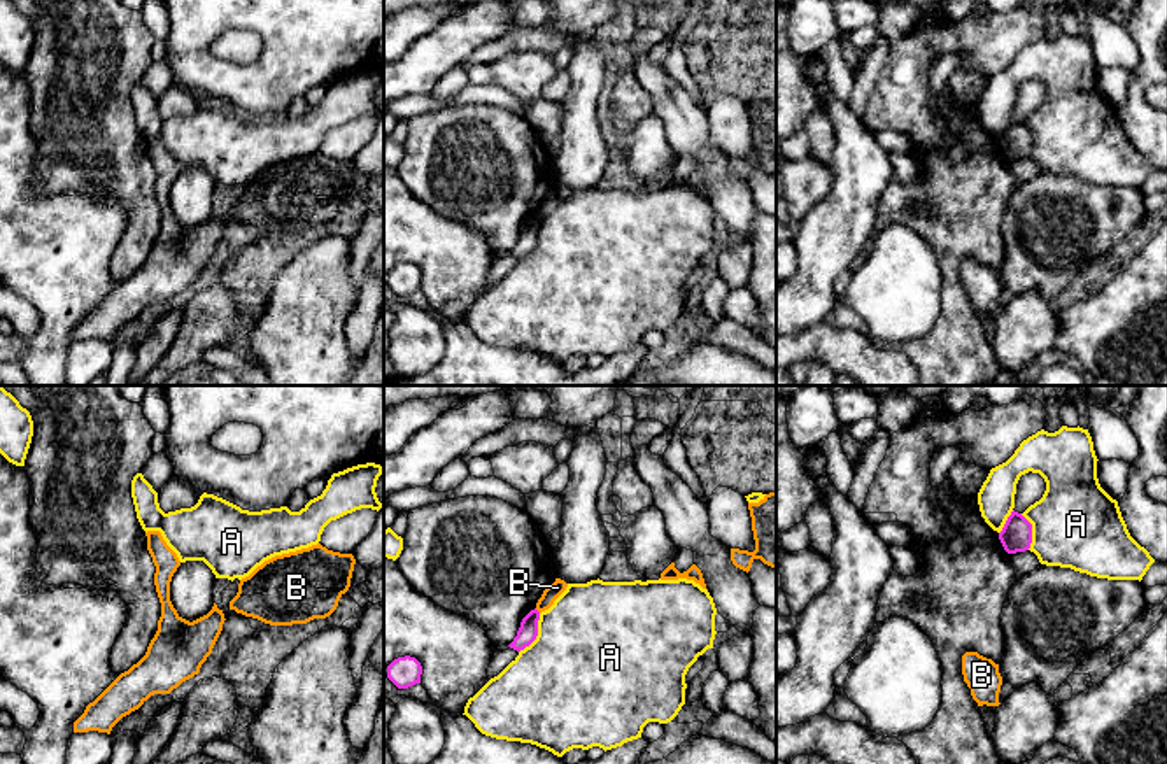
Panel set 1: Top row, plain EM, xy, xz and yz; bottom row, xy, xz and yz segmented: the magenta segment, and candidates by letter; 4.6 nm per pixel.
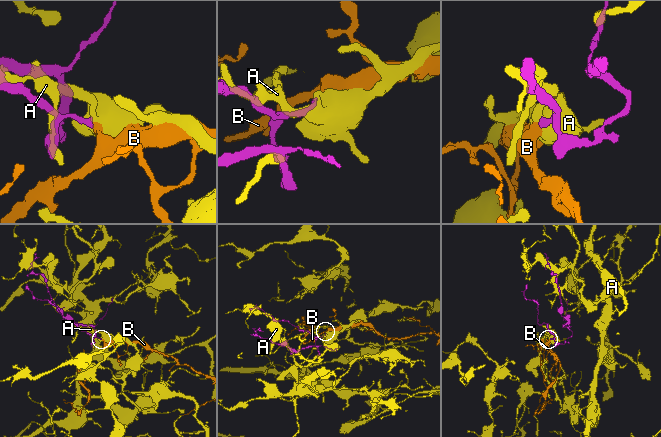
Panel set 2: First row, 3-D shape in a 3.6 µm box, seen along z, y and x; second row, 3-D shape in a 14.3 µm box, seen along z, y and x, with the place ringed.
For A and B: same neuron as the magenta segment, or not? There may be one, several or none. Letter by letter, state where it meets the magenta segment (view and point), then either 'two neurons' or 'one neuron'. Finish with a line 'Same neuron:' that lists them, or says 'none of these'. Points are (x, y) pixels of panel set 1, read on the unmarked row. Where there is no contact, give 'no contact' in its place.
A: meets magenta in xz at (537, 242); two neurons
B: meets magenta in xz at (537, 218); two neurons
Same neuron: none of these

